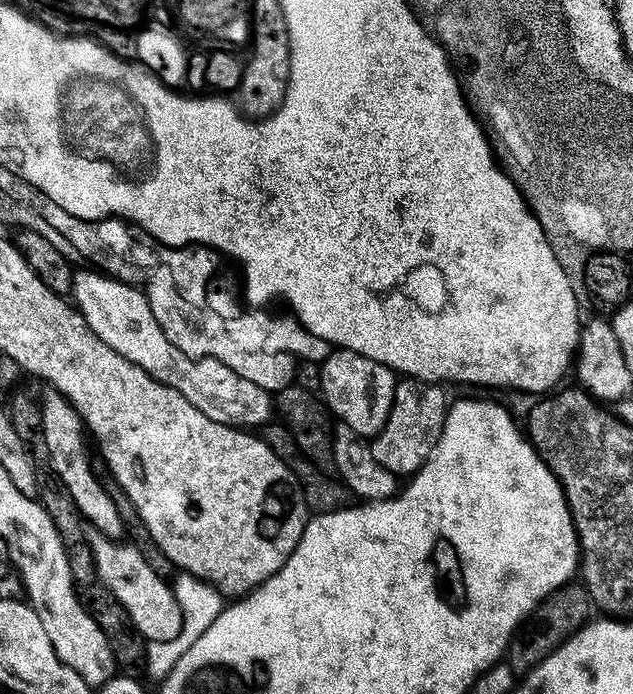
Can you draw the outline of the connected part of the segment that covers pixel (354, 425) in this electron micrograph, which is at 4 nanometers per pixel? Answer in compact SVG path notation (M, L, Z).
M336 348L332 351L323 364L319 365L318 372L320 372L318 392L329 413L339 423L354 430L361 438L377 436L394 402L398 383L397 373L391 368L382 366L382 362L374 362L374 358L366 358L354 350L345 348Z

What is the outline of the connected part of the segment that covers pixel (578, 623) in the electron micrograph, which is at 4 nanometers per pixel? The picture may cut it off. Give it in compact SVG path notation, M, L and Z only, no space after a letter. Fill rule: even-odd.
M569 582L556 592L552 592L524 621L522 627L513 636L508 645L506 663L517 674L527 674L537 668L549 654L561 648L575 632L579 632L589 623L588 611L593 611L594 605L588 598L588 590L580 582Z

